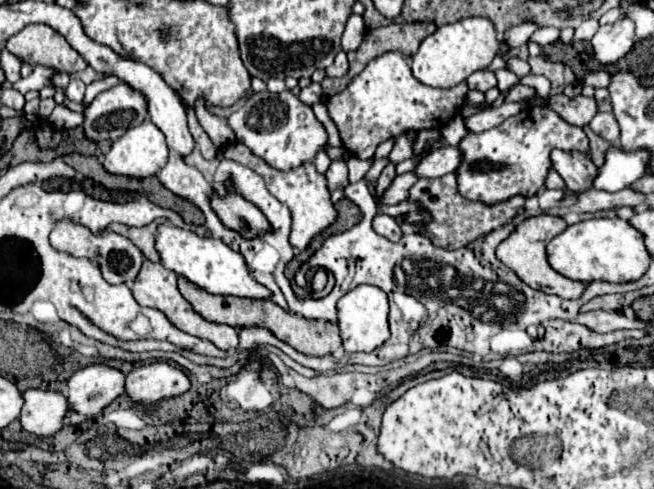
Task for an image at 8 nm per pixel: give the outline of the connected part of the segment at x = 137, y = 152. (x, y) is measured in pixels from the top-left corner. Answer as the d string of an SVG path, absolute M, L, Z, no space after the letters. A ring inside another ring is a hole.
M145 120L111 144L103 168L109 174L147 178L157 174L165 166L165 160L165 136L151 120Z

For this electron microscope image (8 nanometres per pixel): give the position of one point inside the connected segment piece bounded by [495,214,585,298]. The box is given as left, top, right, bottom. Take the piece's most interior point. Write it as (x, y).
(523, 251)

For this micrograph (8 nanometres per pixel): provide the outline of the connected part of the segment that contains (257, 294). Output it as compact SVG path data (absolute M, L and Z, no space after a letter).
M171 224L159 226L157 234L157 250L161 254L161 262L177 272L179 276L185 276L189 282L197 284L199 288L211 292L211 294L221 294L221 296L247 296L253 300L267 300L271 298L271 292L259 284L253 276L249 266L245 264L243 254L235 252L229 248L223 240L219 238L209 238L209 236L199 236L191 230L183 230Z

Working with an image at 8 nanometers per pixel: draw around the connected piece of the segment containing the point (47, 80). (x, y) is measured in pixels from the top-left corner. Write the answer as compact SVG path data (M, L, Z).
M35 66L35 70L27 78L21 78L19 82L15 82L13 88L19 90L21 94L25 94L27 90L41 90L51 84L51 74L53 74L53 70L49 70L45 66Z

